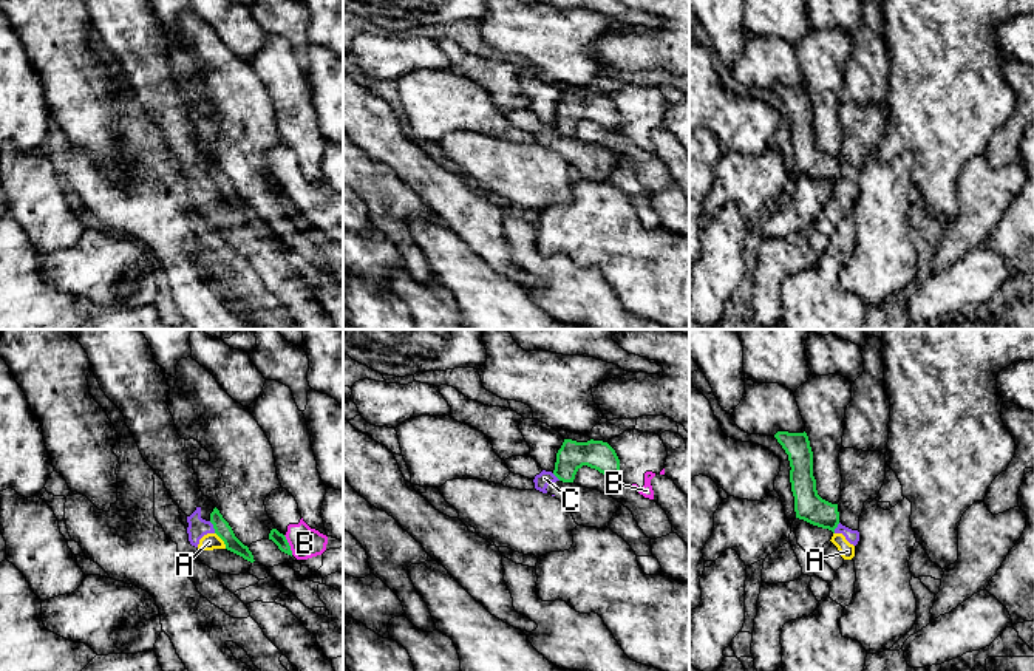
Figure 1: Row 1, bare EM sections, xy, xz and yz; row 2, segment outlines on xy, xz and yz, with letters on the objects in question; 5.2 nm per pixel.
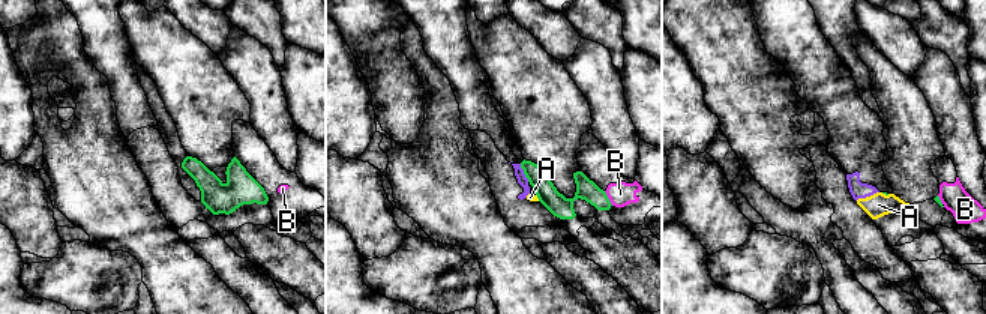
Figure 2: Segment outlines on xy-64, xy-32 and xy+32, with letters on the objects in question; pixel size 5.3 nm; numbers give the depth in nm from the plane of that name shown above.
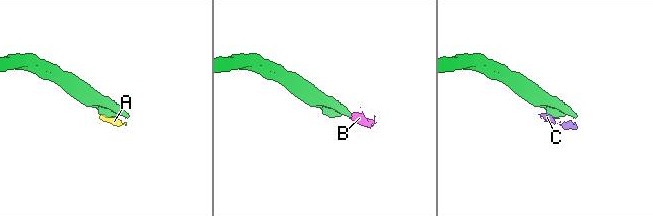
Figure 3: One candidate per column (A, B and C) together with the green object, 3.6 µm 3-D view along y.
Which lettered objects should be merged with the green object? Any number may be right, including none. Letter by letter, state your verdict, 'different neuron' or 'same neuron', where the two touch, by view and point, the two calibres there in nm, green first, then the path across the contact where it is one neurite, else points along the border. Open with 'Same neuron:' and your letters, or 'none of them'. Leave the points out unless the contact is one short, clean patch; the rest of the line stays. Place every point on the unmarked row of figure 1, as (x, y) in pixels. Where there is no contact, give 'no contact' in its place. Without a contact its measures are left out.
Same neuron: none of them
A: different neuron; meets green in xy at (221, 192); 80 nm thick on the green side, 90 nm on the other; border along xy (215, 186), (226, 201)
B: different neuron; meets green in xy at (288, 198); 70 nm thick on the green side, 160 nm on the other; border along xy (283, 189), (292, 207)
C: different neuron; meets green in xy at (214, 181); 80 nm thick on the green side, 100 nm on the other; border along xy (209, 175), (215, 186)

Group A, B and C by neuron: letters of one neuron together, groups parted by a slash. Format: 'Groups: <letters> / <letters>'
Groups: A C / B

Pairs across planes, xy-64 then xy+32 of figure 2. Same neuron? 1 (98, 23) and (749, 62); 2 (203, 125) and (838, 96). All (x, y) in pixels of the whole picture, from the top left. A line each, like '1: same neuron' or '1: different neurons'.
1: different neurons
2: different neurons

